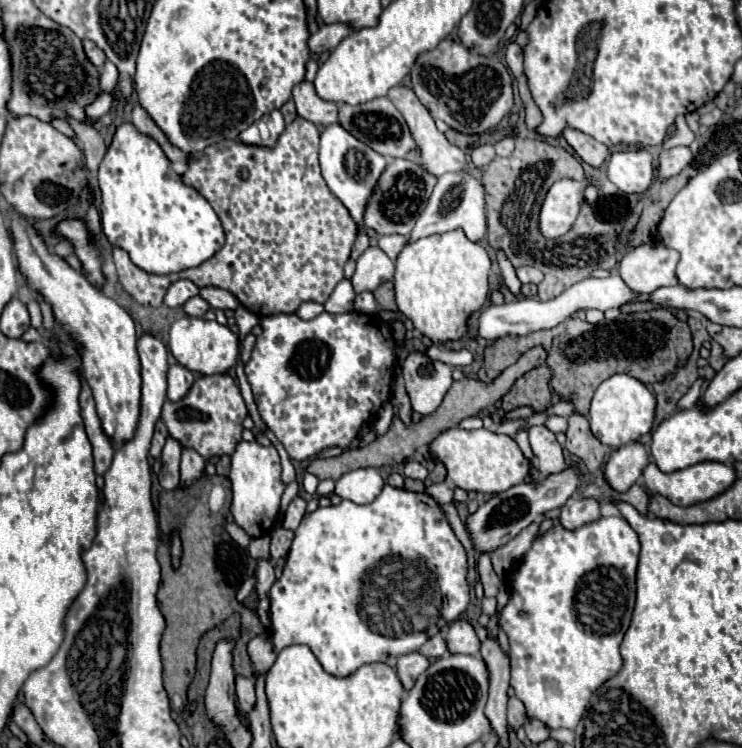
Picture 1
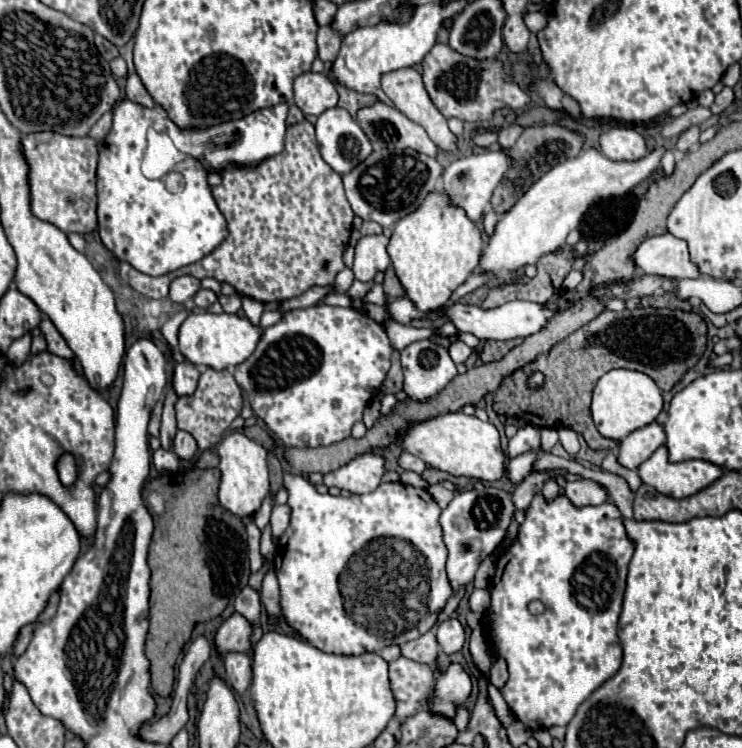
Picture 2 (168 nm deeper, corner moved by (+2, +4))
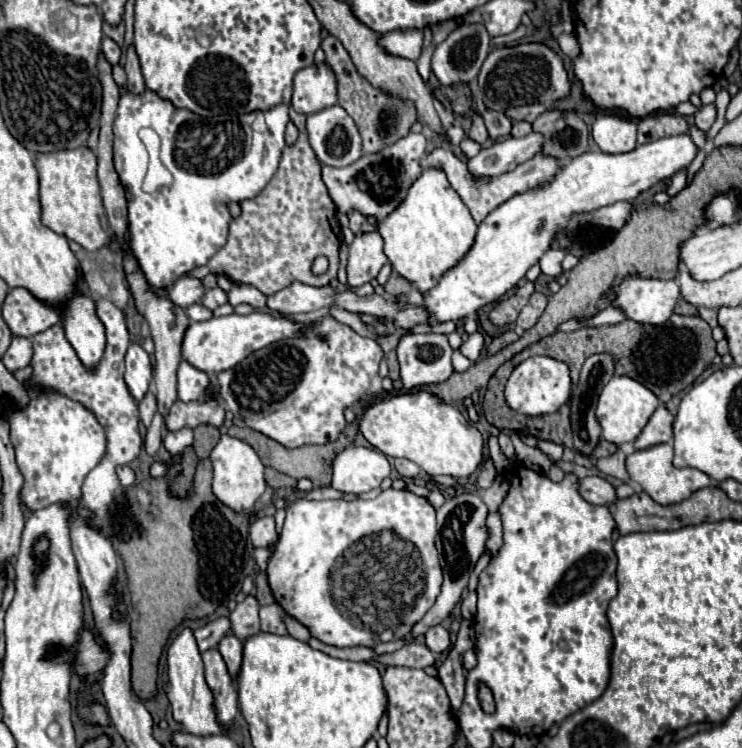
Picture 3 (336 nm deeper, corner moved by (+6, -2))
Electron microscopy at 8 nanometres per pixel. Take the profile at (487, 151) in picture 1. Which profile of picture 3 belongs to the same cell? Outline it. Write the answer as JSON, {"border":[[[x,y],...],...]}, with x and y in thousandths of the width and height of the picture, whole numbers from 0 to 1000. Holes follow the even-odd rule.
{"border":[[[636,150],[633,158],[636,158],[636,171],[633,171],[633,176],[631,176],[631,184],[642,187],[642,190],[647,190],[647,193],[655,193],[655,190],[658,190],[658,176],[655,176],[655,168],[652,168],[647,152],[644,152],[644,150]]]}

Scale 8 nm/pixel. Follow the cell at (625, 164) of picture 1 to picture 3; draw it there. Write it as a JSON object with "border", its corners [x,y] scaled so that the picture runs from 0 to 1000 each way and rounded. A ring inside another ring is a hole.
{"border":[[[809,150],[798,168],[798,184],[811,203],[849,203],[857,198],[857,163],[825,150]]]}

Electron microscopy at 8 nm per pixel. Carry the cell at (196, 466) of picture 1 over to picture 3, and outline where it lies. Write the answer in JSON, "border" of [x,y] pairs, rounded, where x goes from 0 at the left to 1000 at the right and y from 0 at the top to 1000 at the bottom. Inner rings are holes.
{"border":[[[243,572],[240,578],[226,578],[221,586],[221,596],[232,610],[240,610],[248,604],[251,596],[256,596],[261,588],[259,572]]]}

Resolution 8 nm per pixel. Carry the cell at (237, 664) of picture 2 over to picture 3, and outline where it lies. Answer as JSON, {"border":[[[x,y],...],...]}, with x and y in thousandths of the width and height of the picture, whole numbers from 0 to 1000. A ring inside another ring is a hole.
{"border":[[[305,848],[294,861],[296,874],[302,877],[302,885],[313,901],[313,906],[321,904],[323,888],[326,888],[326,858],[315,848]]]}

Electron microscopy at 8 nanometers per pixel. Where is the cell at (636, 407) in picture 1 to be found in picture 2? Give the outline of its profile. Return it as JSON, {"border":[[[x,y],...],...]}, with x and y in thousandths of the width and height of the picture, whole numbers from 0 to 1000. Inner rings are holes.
{"border":[[[822,495],[817,497],[803,519],[801,519],[801,529],[798,529],[798,559],[801,567],[806,572],[806,578],[814,586],[822,588],[838,588],[841,583],[846,583],[849,578],[873,570],[884,561],[884,556],[892,548],[892,527],[889,519],[884,516],[884,511],[857,495]]]}

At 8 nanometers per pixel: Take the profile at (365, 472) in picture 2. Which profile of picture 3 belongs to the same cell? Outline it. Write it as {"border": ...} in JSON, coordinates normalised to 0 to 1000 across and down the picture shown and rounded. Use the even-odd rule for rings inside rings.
{"border":[[[469,596],[447,615],[447,652],[466,660],[488,660],[512,650],[526,636],[523,612],[493,596]]]}

